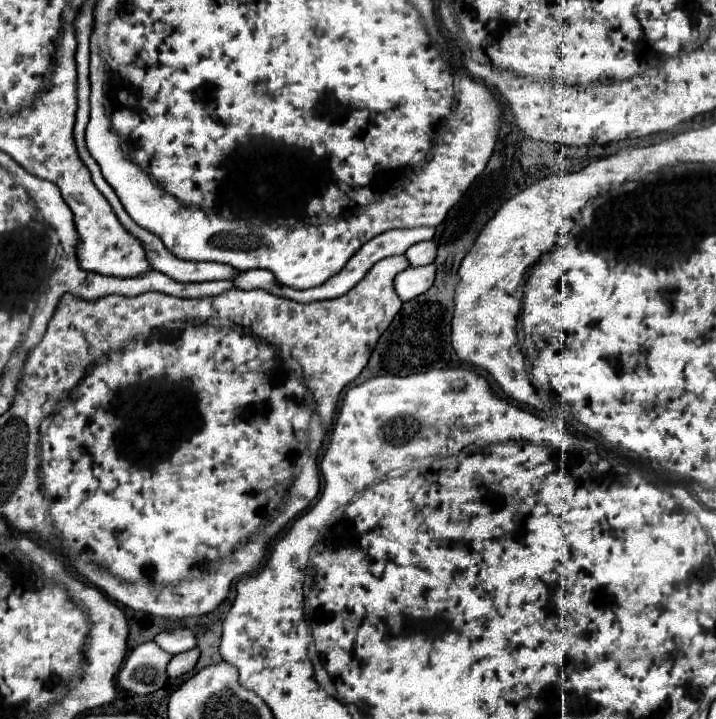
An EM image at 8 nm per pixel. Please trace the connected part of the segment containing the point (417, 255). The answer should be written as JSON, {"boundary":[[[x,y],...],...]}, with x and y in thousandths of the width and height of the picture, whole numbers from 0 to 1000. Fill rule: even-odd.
{"boundary":[[[603,334],[584,337],[567,348],[567,359],[575,370],[595,370],[609,362],[609,339]]]}

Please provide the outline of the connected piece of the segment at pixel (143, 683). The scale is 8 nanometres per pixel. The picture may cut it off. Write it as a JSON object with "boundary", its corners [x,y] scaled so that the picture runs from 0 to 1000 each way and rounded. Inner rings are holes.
{"boundary":[[[218,893],[190,898],[165,935],[165,951],[184,965],[212,965],[235,946],[232,926],[240,918]]]}

